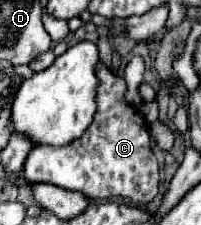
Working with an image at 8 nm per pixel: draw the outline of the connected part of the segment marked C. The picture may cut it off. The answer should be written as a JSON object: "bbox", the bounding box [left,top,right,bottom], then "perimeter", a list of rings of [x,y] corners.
{"bbox":[23,62,159,204],"perimeter":[[[103,62],[97,64],[95,76],[99,80],[97,112],[87,132],[63,148],[35,146],[25,160],[23,176],[31,184],[49,182],[65,190],[77,190],[91,200],[121,196],[131,198],[137,204],[147,204],[159,192],[159,168],[151,152],[145,120],[123,100],[127,90],[123,78],[113,76]]]}

